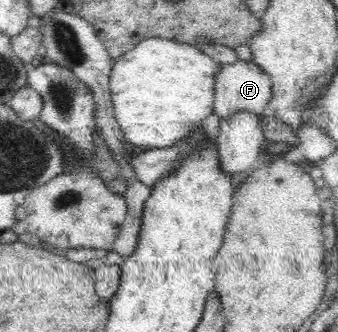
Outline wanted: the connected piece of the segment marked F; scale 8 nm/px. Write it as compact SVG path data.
M239 59L230 65L223 64L215 78L214 113L219 120L227 120L239 111L247 111L253 113L255 117L261 118L266 106L270 104L271 94L271 80L263 69L255 64L254 60L247 62Z

